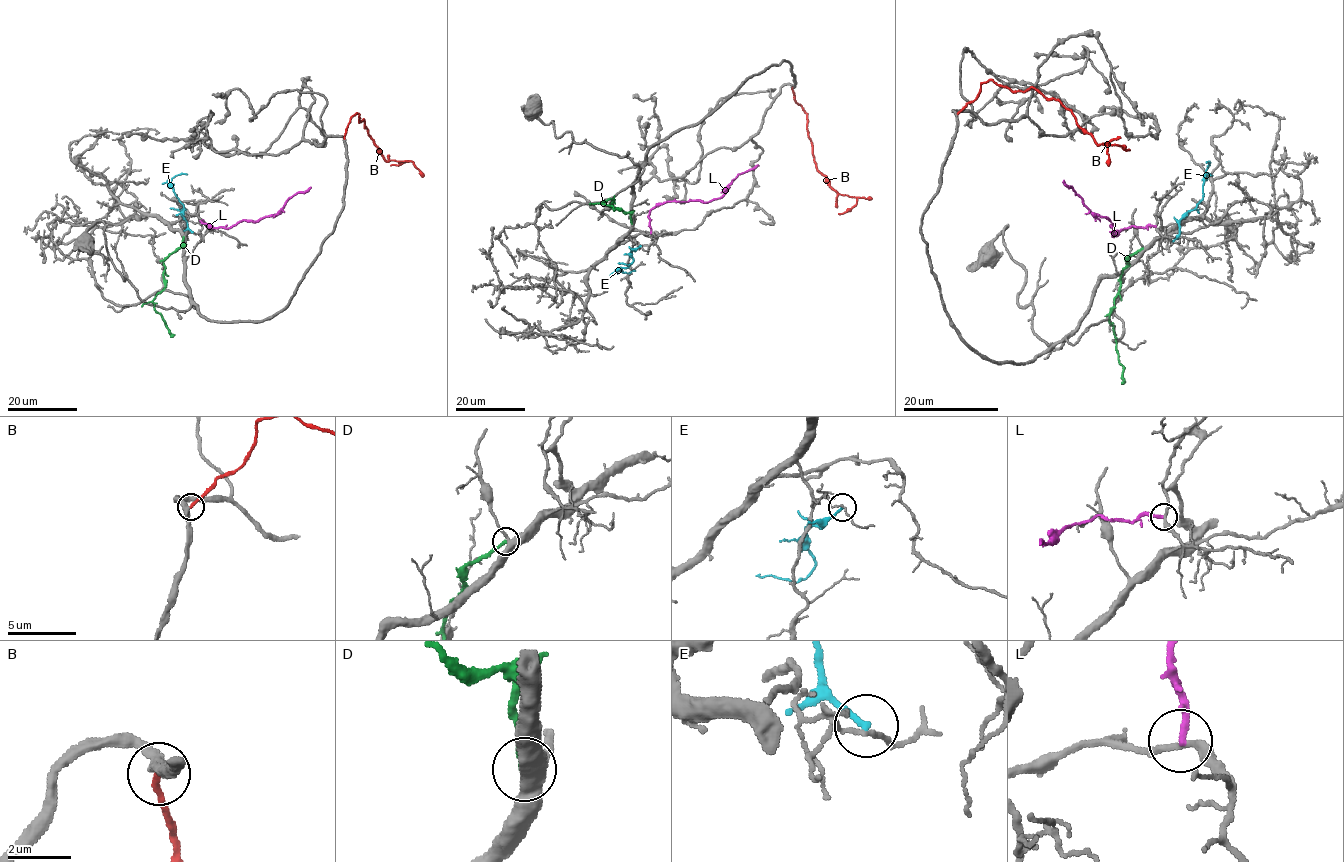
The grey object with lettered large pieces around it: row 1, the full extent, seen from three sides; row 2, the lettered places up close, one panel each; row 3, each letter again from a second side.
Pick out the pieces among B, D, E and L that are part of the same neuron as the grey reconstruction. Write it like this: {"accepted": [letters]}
{"accepted": ["B"]}

